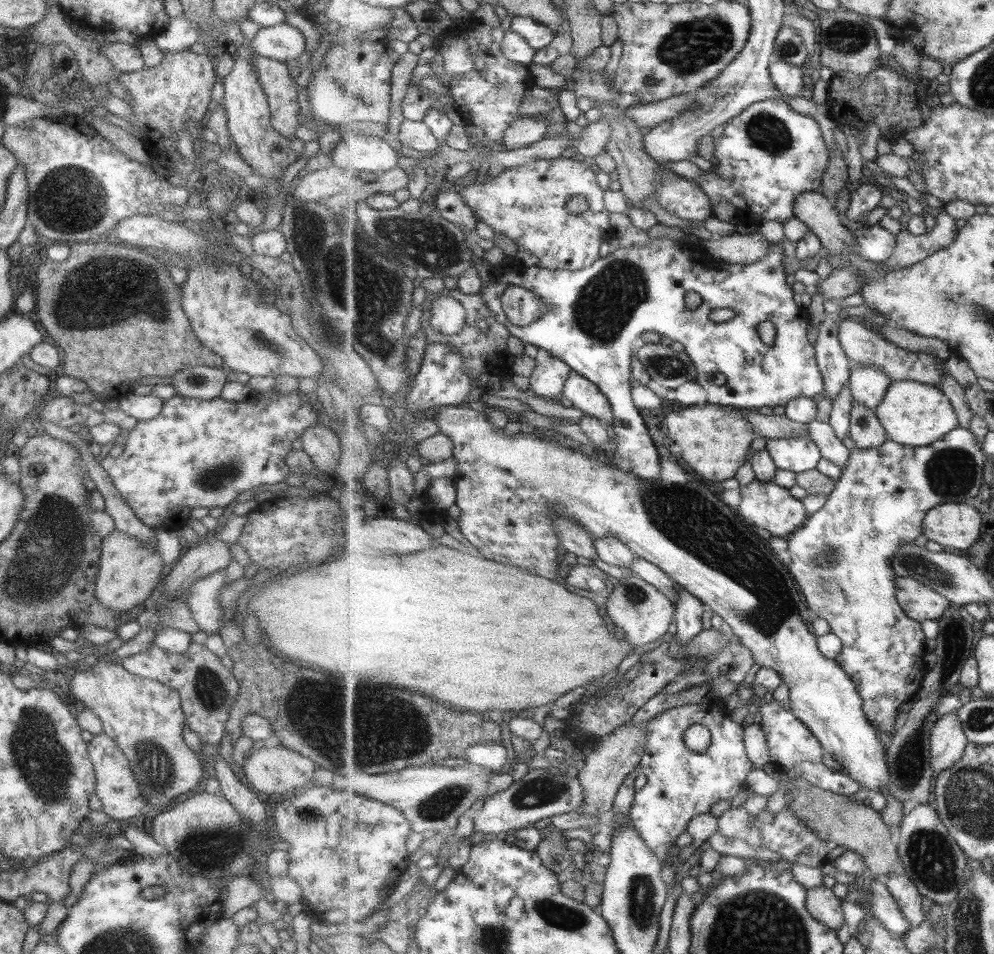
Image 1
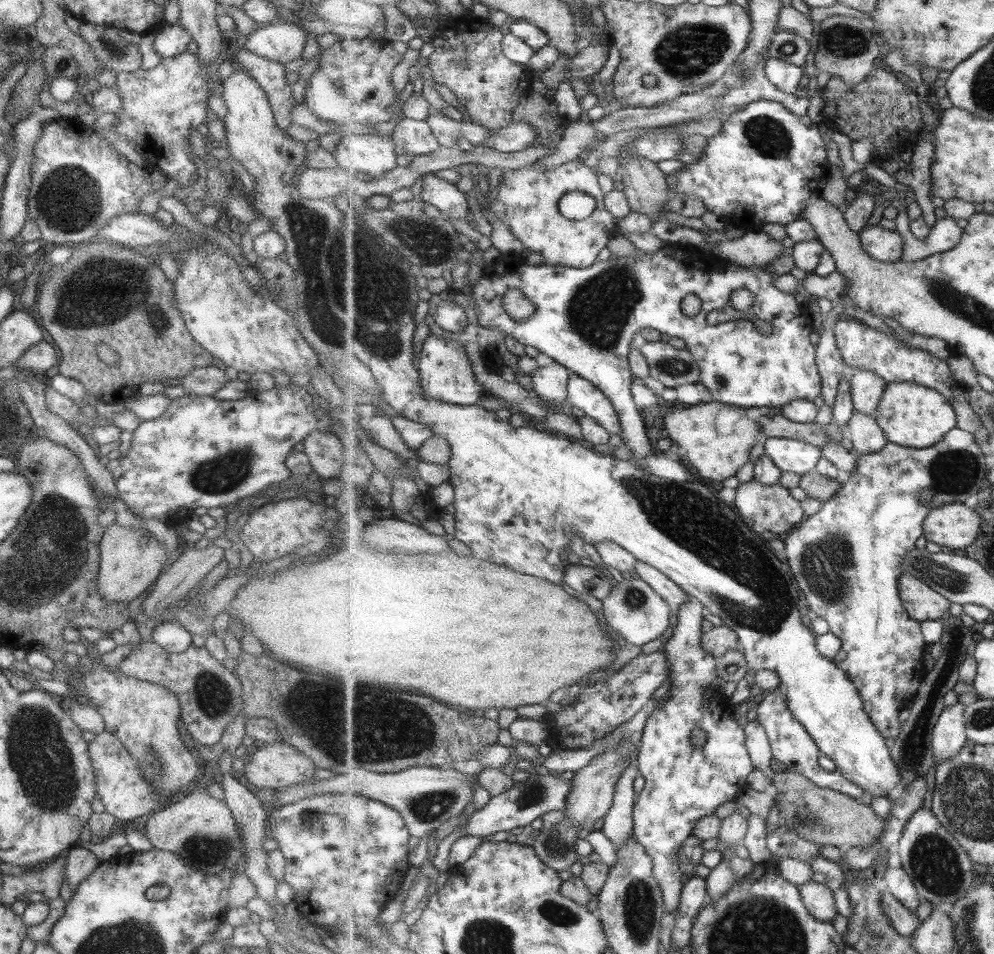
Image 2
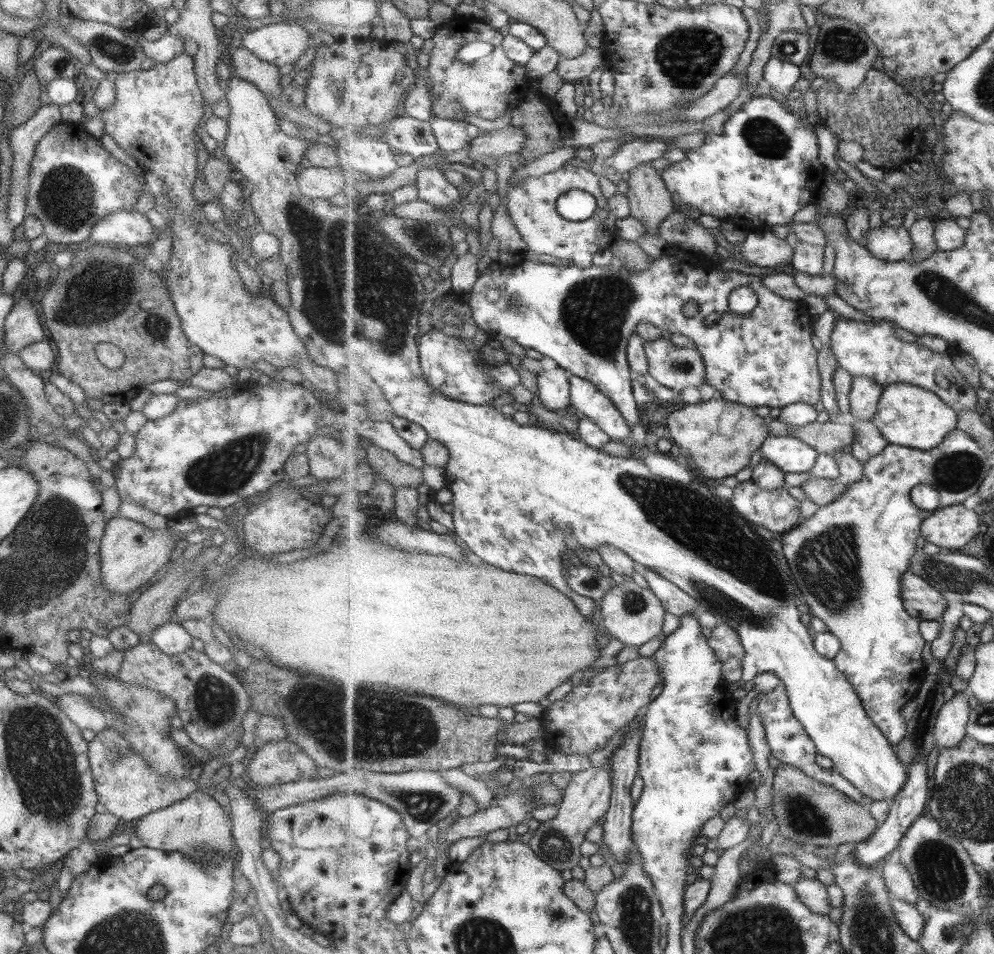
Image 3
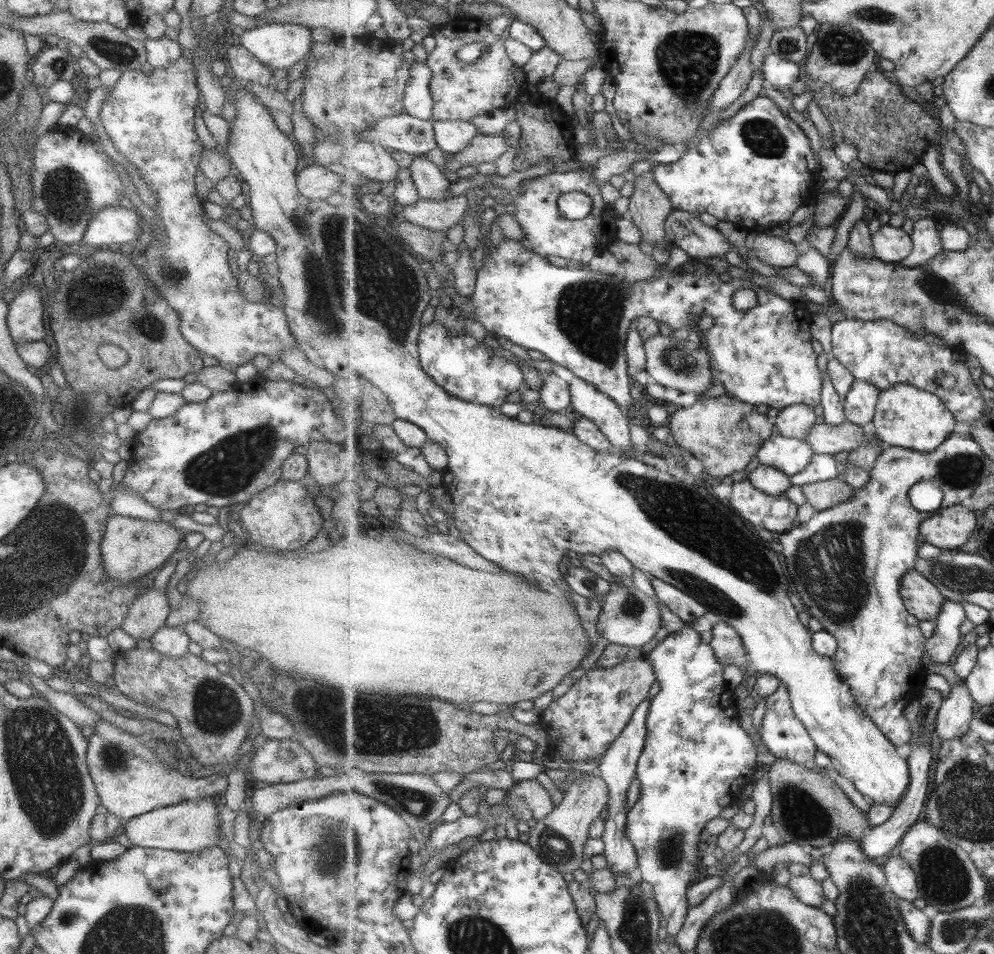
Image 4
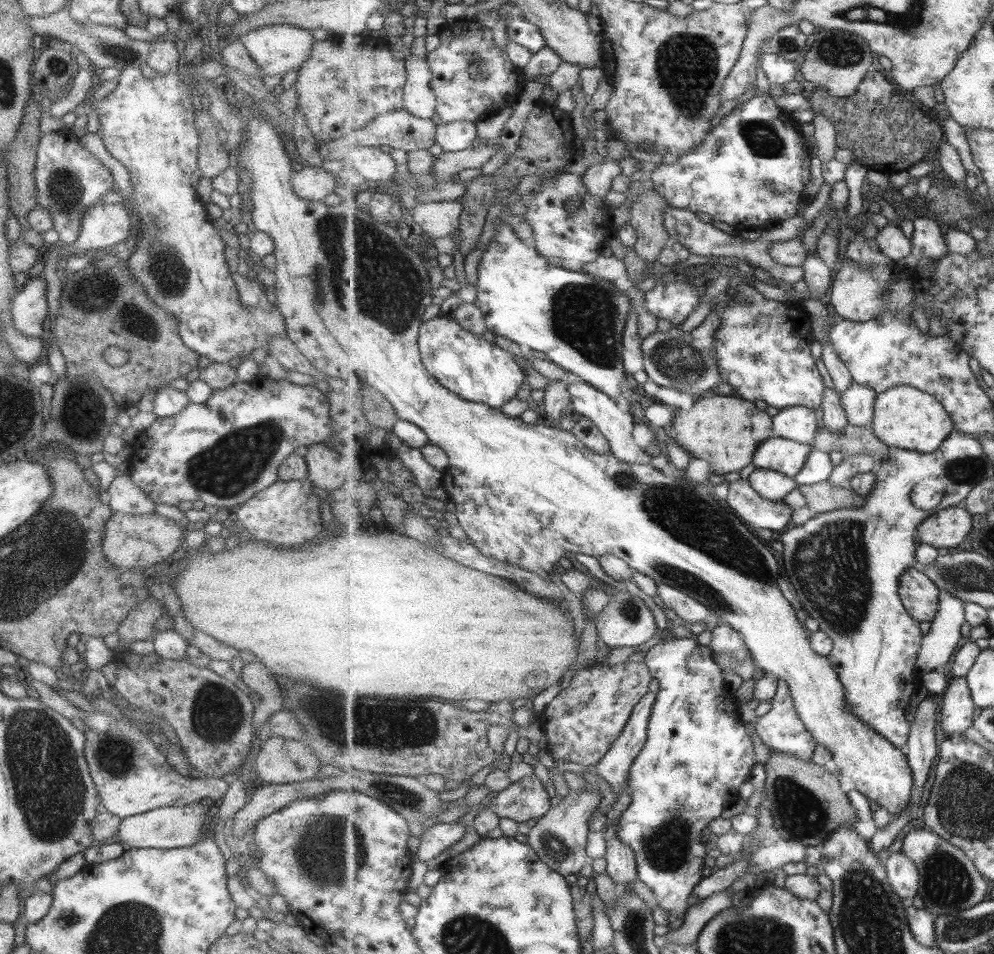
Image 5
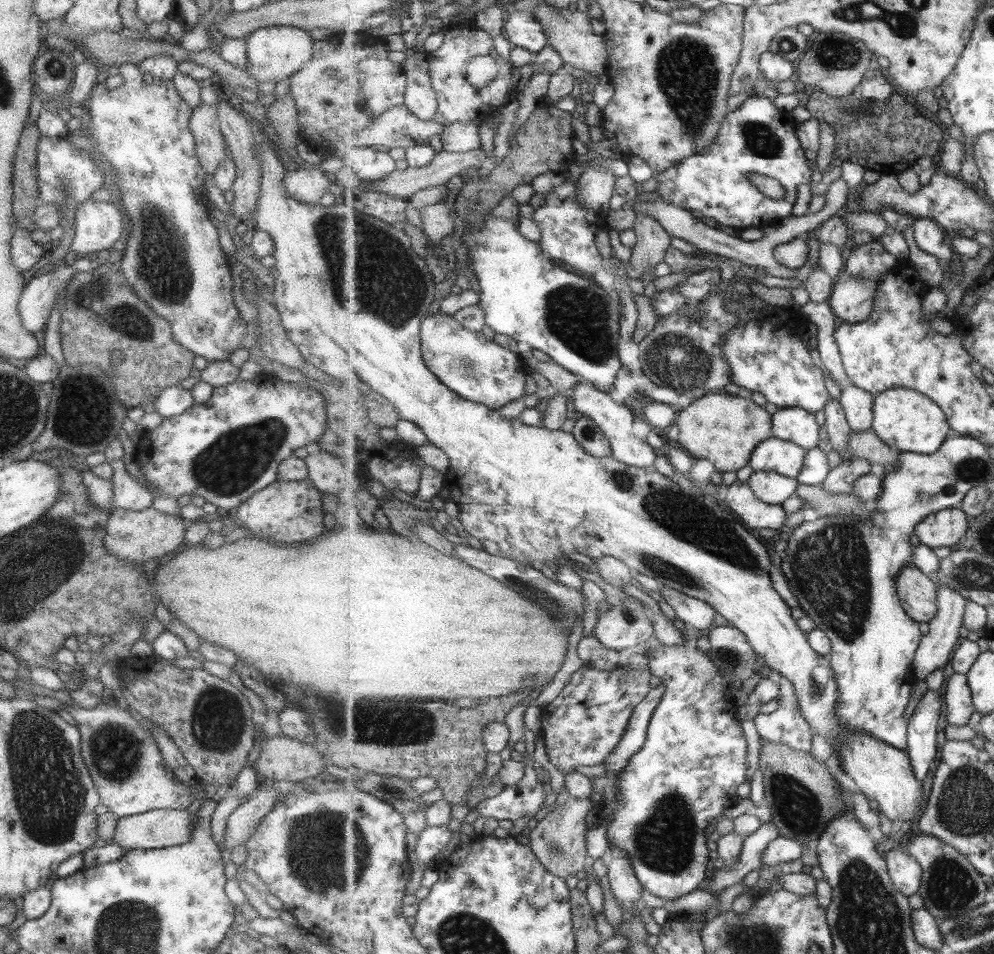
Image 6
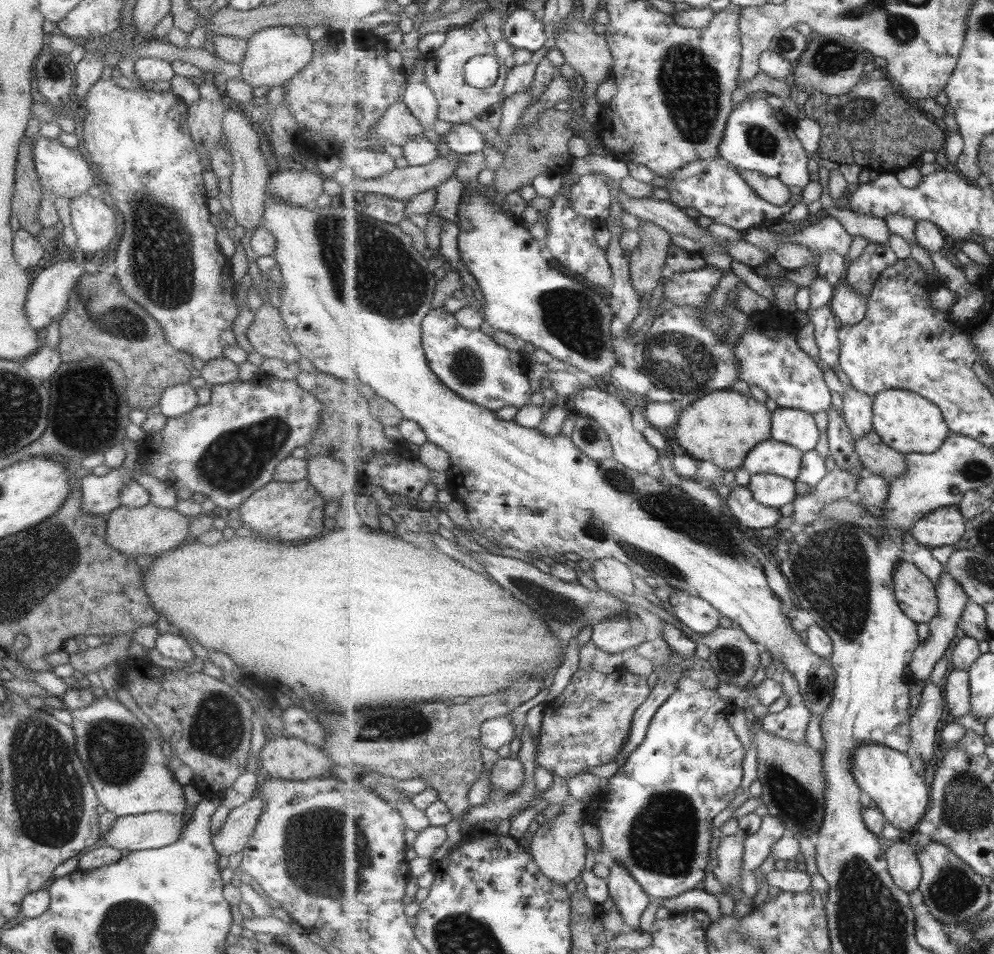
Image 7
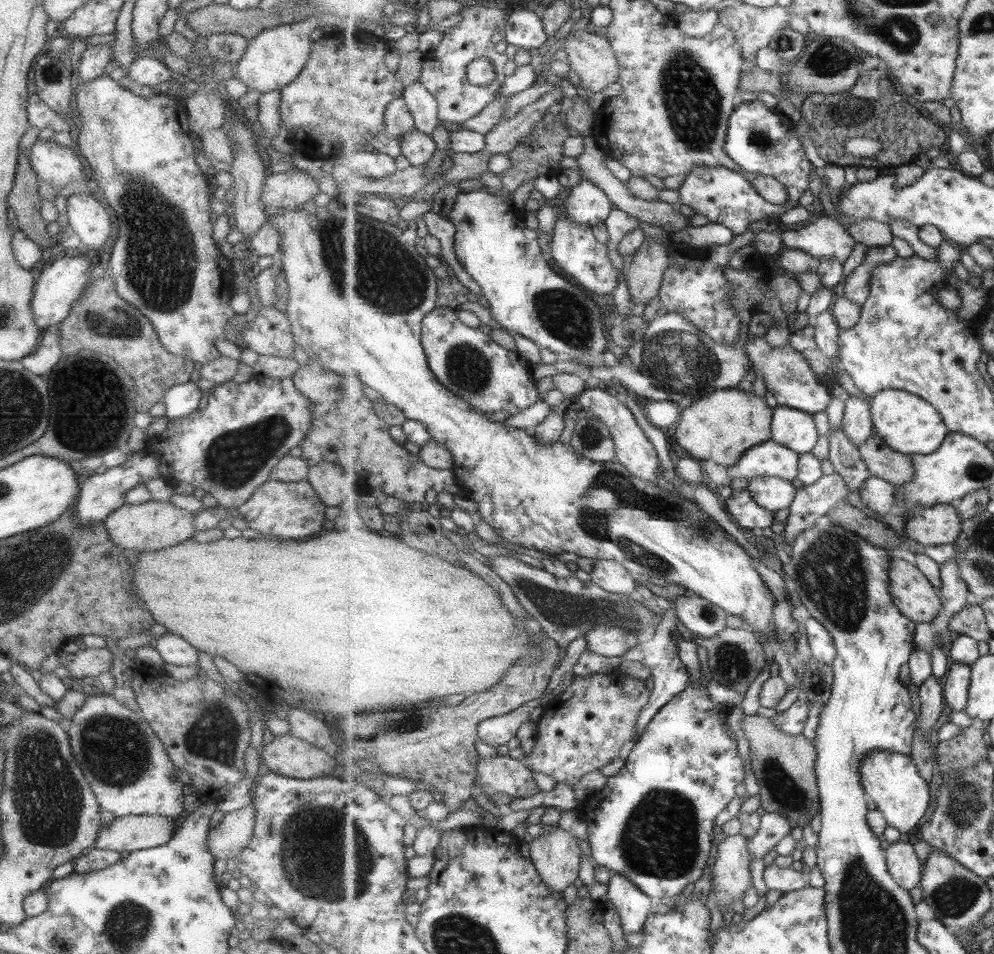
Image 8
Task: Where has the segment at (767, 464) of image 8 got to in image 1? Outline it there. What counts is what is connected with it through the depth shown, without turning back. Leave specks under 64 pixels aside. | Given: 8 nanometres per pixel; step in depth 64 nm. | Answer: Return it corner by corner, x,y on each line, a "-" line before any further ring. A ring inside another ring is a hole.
810,437
768,439
765,447
779,469
797,474
817,469
823,455

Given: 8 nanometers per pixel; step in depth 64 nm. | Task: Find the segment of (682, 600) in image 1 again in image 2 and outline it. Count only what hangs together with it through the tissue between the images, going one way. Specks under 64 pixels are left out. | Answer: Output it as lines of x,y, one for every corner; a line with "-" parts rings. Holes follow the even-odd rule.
695,600
687,602
678,613
673,636
665,642
663,653
672,672
668,681
673,683
673,686
667,692
667,696
663,696
665,700
659,704
659,708
647,720
638,758
640,774
645,778
645,785
635,803
634,837
653,857
654,874
663,891
665,910
673,915
679,909
688,871
685,864
679,866
677,850
680,848
681,851
683,842
695,834
697,821
705,816
714,815
721,804
735,802
739,798
747,788
749,775
756,769
748,750
745,728
739,726
735,718
723,718
723,712
725,712
723,702
719,702
719,706
707,706
711,704
711,698
715,693
715,690
711,692
711,684
719,674
715,657
709,655
702,646
704,634
701,626
705,620
703,609
704,607
-
697,728
705,730
708,735
707,745
703,748
691,745
691,734

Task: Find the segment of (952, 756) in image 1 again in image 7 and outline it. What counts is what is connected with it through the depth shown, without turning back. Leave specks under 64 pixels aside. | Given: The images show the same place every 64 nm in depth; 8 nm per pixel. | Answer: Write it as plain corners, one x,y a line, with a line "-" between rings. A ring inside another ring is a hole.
953,670
947,677
945,700
949,713
954,718
971,714
971,675
968,670

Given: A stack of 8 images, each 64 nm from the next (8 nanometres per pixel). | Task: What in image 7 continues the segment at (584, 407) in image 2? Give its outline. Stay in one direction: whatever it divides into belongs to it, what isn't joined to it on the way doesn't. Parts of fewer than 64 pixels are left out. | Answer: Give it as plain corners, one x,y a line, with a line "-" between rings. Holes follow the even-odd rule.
585,387
574,395
573,404
579,412
595,418
608,432
613,444
614,458
624,464
625,468
629,467
639,473
648,473
650,466
655,466
655,462
659,460
659,451
656,447
651,446
647,438
633,426
631,408
625,406
622,399
613,396
609,388

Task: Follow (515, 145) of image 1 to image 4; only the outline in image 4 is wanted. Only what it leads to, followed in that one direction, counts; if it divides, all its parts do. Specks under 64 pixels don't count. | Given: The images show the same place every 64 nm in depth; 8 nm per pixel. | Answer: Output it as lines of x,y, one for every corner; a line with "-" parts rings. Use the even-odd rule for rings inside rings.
478,135
468,148
457,155
450,156
452,159
445,162
448,172
458,172
467,165
493,164
499,156
506,154
512,146
501,136

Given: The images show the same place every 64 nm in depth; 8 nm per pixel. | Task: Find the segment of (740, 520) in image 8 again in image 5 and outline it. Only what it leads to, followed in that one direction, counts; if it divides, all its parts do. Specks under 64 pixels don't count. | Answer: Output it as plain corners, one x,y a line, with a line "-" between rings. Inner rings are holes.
741,478
729,484
727,504
745,524
773,532
790,528
794,512
784,499
767,499
753,488
749,479

